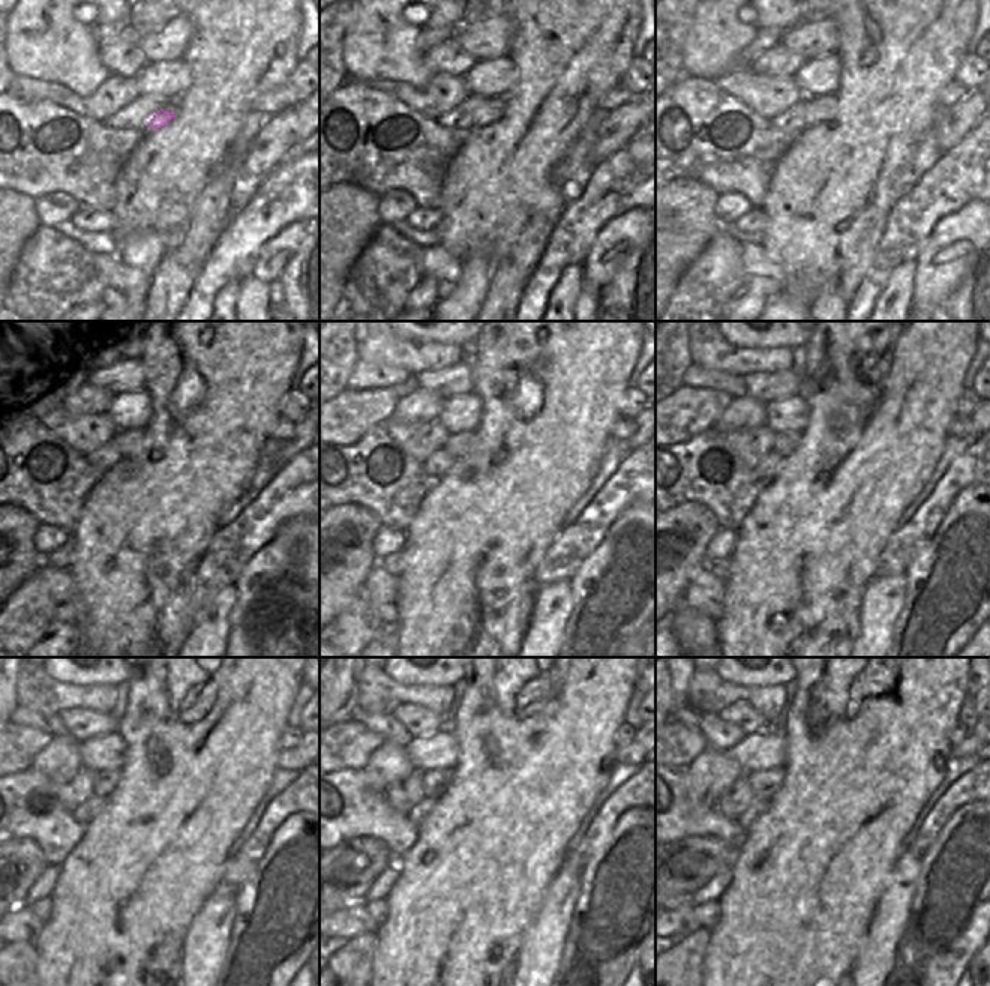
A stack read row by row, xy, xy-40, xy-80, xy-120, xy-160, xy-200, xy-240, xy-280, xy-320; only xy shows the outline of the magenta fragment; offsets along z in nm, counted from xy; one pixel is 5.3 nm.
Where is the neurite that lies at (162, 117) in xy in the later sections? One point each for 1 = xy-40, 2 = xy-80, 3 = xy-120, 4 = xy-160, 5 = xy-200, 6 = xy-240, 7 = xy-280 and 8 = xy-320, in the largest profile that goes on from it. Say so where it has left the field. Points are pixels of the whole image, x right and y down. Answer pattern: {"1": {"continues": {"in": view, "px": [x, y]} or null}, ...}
{"1": {"continues": {"in": "xy-40", "px": [495, 107]}}, "2": {"continues": {"in": "xy-80", "px": [821, 108]}}, "3": {"continues": {"in": "xy-120", "px": [128, 443]}}, "4": {"continues": {"in": "xy-160", "px": [458, 444]}}, "5": {"continues": {"in": "xy-200", "px": [785, 443]}}, "6": {"continues": {"in": "xy-240", "px": [105, 781]}}, "7": {"continues": {"in": "xy-280", "px": [435, 782]}}, "8": {"continues": {"in": "xy-320", "px": [764, 784]}}}

